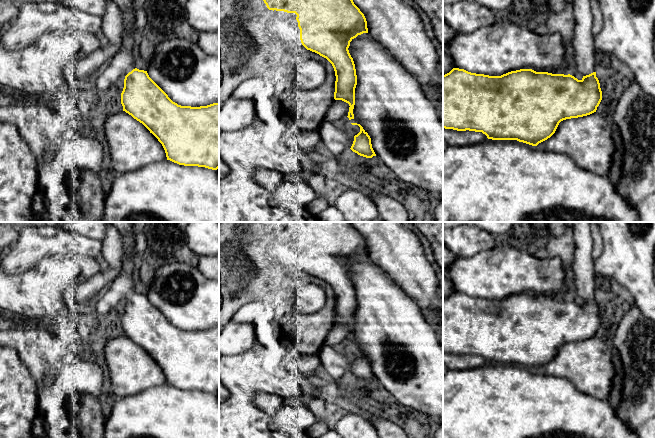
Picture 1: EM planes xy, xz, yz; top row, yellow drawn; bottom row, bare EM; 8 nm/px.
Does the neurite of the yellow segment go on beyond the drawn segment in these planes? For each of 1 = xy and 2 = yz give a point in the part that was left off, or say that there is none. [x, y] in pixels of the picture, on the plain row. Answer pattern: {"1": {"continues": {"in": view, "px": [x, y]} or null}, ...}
{"1": {"continues": {"in": "xy", "px": [123, 286]}}, "2": {"continues": {"in": "yz", "px": [585, 283]}}}

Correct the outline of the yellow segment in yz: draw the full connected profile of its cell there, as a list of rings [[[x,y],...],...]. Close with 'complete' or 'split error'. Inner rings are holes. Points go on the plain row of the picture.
[[[572,222],[575,242],[572,269],[577,295],[583,300],[581,304],[570,298],[536,296],[532,293],[520,293],[501,300],[489,300],[453,292],[449,297],[443,299],[443,352],[457,355],[482,356],[488,363],[517,364],[537,370],[555,357],[561,345],[587,340],[596,336],[602,324],[602,315],[599,304],[596,301],[596,295],[599,291],[594,276],[593,239],[590,223]]]; split error

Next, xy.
[[[130,234],[121,235],[123,254],[121,268],[118,276],[111,282],[109,290],[93,306],[93,311],[98,315],[105,316],[124,301],[124,312],[121,317],[123,335],[142,347],[162,368],[167,384],[184,390],[205,391],[212,394],[219,392],[219,327],[207,330],[191,331],[181,330],[173,326],[168,319],[149,301],[147,295],[135,291],[133,281],[135,238]]]; split error

